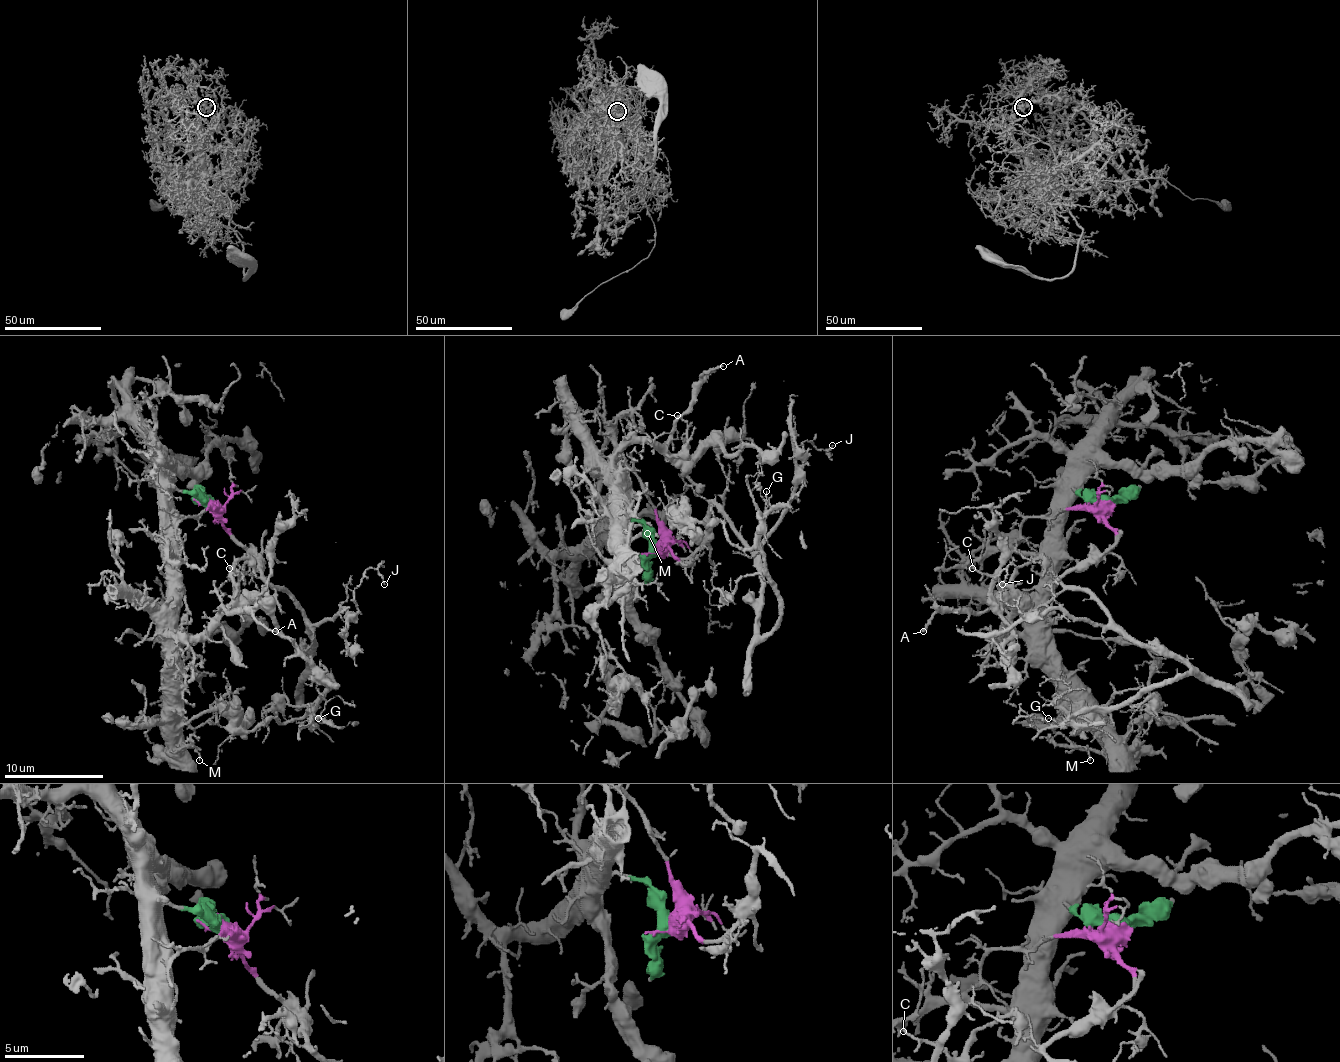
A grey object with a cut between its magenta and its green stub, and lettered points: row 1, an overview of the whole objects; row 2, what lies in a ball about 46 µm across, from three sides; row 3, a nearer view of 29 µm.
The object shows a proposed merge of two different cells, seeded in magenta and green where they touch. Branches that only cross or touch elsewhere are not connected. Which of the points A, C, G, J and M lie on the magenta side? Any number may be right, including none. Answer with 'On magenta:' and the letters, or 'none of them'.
On magenta: G, J

